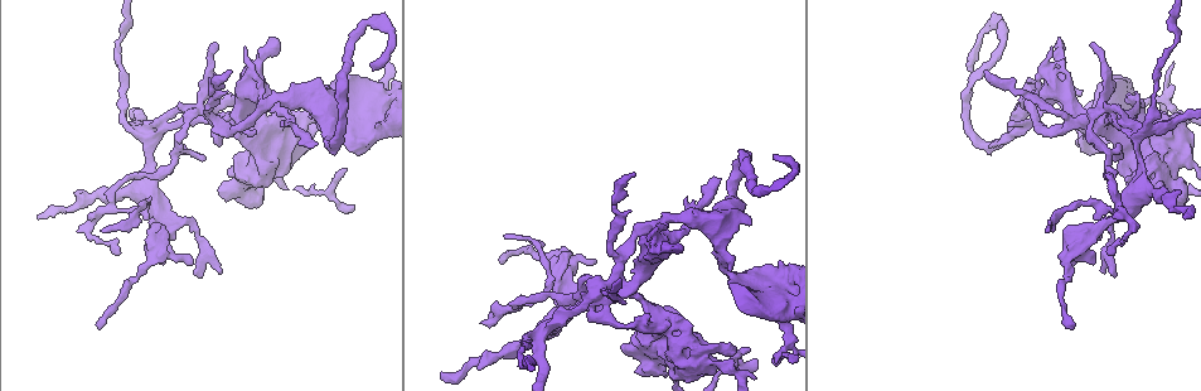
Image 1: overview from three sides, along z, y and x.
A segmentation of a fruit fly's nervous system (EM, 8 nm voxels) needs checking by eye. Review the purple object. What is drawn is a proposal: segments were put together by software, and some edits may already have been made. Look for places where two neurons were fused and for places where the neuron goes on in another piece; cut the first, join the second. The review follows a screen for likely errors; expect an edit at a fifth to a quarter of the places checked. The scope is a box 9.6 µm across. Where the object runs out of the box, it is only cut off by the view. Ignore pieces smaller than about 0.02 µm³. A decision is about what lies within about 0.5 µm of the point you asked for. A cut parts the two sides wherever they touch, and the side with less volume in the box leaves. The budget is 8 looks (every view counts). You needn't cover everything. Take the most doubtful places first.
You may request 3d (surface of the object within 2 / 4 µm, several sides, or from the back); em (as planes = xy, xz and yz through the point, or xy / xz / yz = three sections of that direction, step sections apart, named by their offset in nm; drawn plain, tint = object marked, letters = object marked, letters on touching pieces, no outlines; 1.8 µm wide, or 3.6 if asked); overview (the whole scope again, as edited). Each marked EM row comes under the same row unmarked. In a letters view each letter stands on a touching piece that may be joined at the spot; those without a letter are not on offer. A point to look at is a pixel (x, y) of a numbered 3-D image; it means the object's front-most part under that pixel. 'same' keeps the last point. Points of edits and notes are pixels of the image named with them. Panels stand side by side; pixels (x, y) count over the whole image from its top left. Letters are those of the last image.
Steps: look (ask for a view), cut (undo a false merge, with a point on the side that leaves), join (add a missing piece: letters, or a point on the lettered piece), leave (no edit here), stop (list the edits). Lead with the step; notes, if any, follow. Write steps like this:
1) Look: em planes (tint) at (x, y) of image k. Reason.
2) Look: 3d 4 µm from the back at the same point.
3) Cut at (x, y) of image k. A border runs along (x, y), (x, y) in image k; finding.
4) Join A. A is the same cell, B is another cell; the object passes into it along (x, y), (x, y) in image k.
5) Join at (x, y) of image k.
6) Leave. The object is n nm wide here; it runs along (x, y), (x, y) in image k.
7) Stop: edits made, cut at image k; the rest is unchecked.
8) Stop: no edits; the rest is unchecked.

Look: em yz step 16 (tint) at (227, 119) of image 1. Sharp bend.

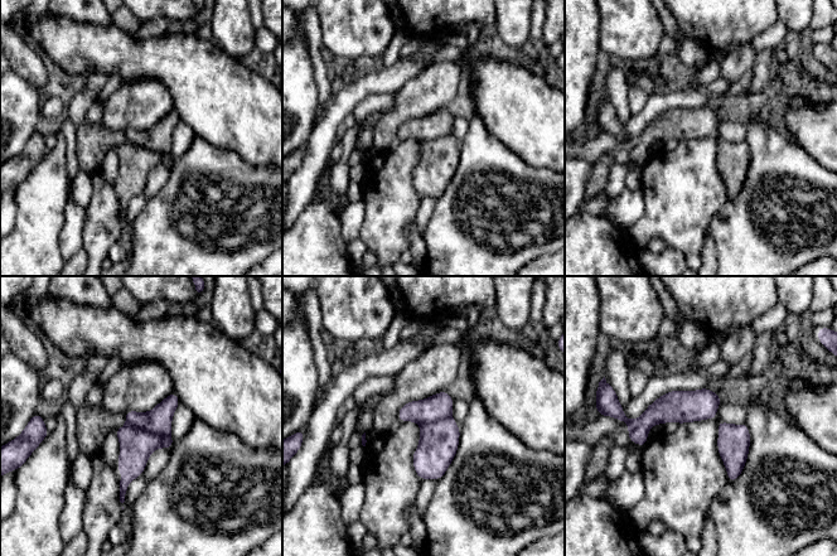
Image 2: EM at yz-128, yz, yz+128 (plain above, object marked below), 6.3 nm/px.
Look: em planes (letters) at the same point.

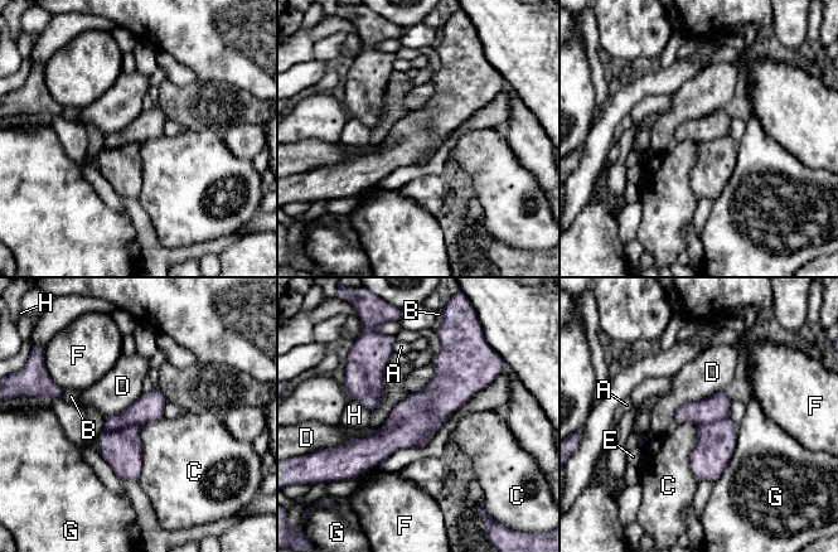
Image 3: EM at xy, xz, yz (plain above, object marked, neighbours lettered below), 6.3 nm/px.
Cut at (149, 406) of image 3. A, B, C, D, E, F, G and H are other cells; a border runs along (140, 425), (129, 425), (103, 431) in image 3; a second neuron is stuck on.

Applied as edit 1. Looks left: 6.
Look: 3d 4 µm at (1179, 113) of image 1. Free end.

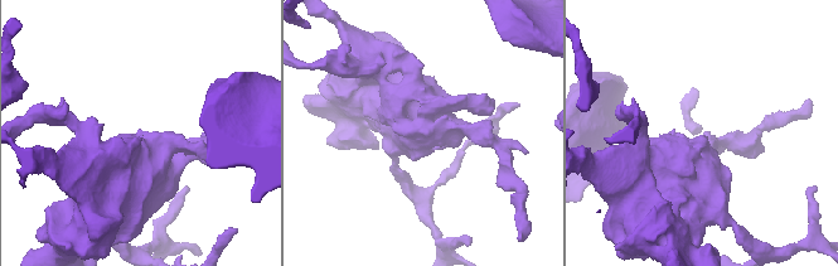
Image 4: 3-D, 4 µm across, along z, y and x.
Look: em xy step 16 (letters) at (419, 133) of image 4.

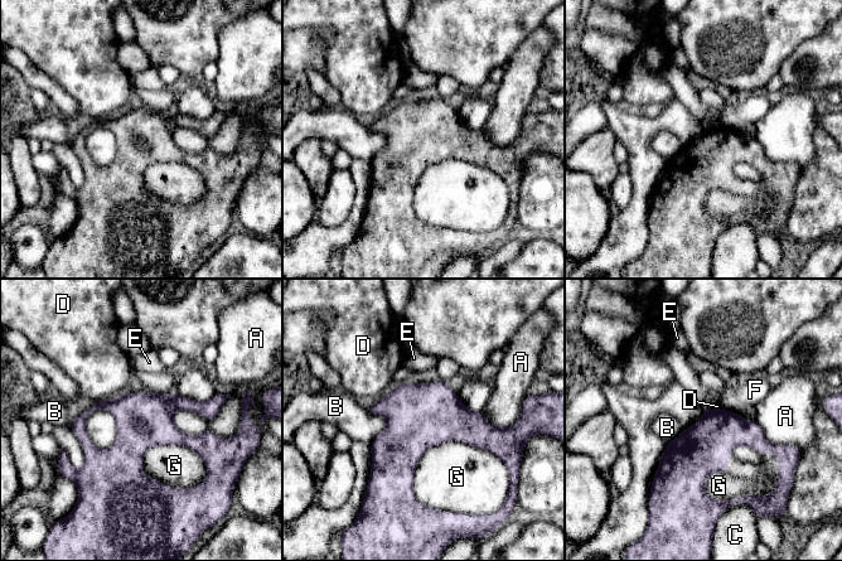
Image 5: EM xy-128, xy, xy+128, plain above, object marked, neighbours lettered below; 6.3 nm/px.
Leave. A, B, C, D, E, F and G are other cells; a border runs along (124, 391), (93, 402) in image 5; no lettered piece goes on from it.

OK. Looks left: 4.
Look: 3d 4 µm at (970, 71) of image 1. Long arm stops here.

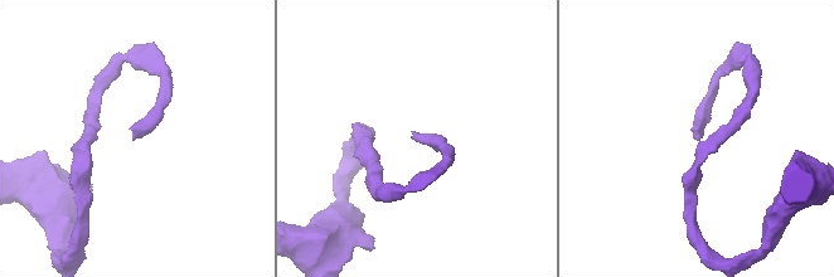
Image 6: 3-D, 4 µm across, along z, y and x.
Look: em 3.6 µm planes (letters) at (416, 137) of image 6.

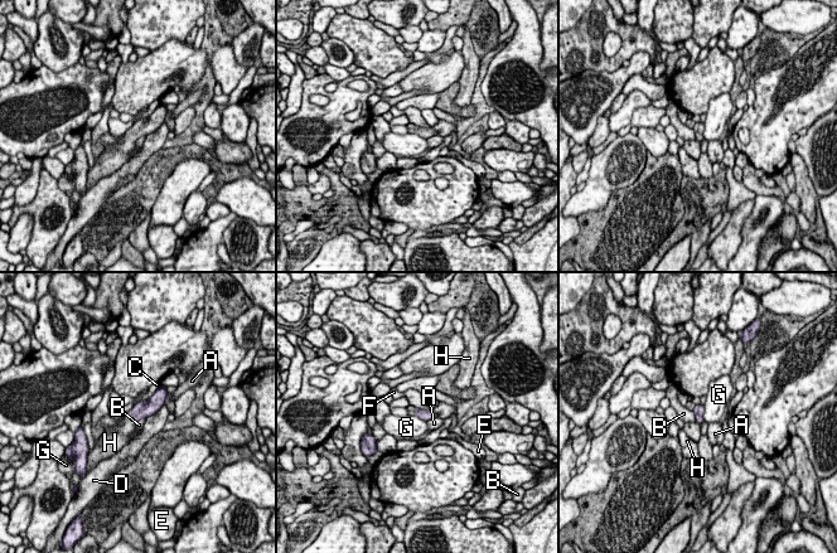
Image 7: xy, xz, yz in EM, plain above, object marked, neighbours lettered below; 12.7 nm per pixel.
Join H. The longest contact is with C, 440 nm; H is the same cell, A, B, C, D, E, F and G are other cells; it goes on there.

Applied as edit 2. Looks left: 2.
Stop: edits made, cut at image 3, join at image 7; the rest is unchecked.

